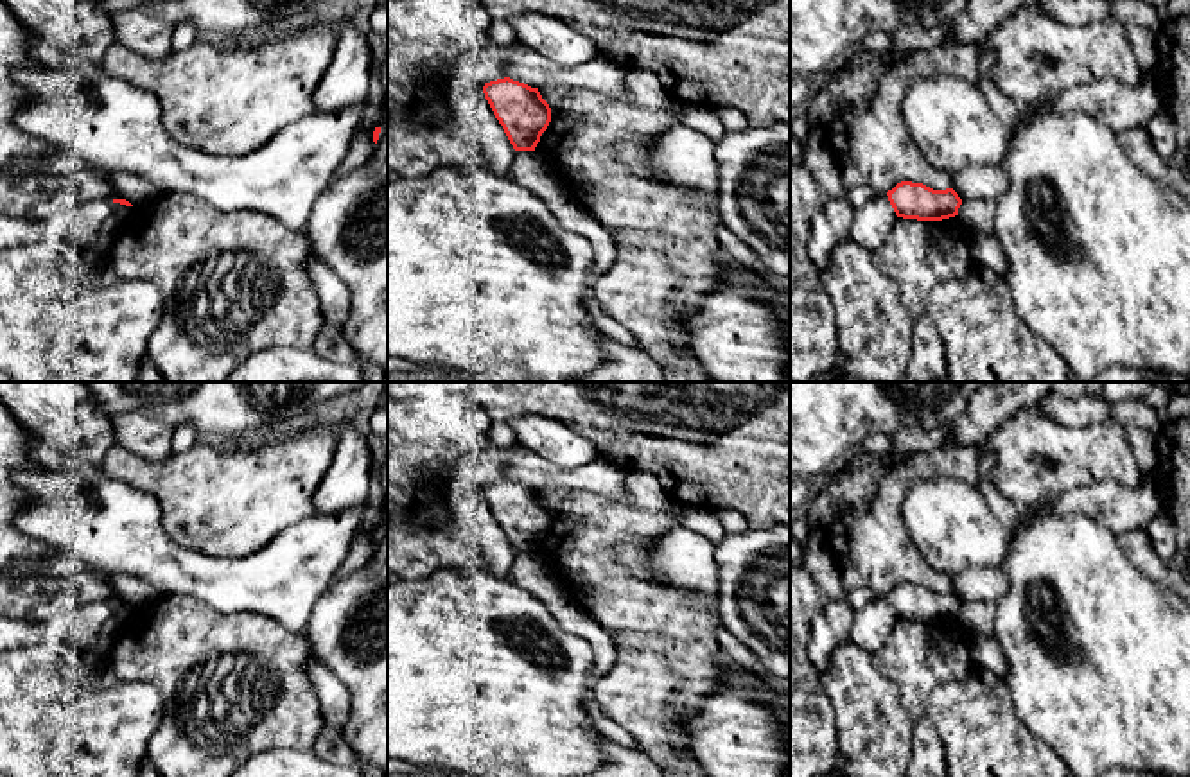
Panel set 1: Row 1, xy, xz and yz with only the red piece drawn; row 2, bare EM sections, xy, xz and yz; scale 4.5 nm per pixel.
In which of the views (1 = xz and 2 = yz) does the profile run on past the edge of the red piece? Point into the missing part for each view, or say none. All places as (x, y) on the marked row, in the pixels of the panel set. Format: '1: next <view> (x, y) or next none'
1: next none
2: next none

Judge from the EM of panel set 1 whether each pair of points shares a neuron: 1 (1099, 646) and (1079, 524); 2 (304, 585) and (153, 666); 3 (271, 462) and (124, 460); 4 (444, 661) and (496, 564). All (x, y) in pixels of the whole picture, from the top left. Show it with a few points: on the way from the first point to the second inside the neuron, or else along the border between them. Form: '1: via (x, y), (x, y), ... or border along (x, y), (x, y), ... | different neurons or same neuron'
1: via (1079, 616), (1079, 555) | same neuron
2: border along (210, 607), (221, 612), (262, 612), (289, 630) | different neurons
3: via (236, 474), (160, 474) | same neuron
4: border along (485, 569), (496, 576), (508, 578) | different neurons

